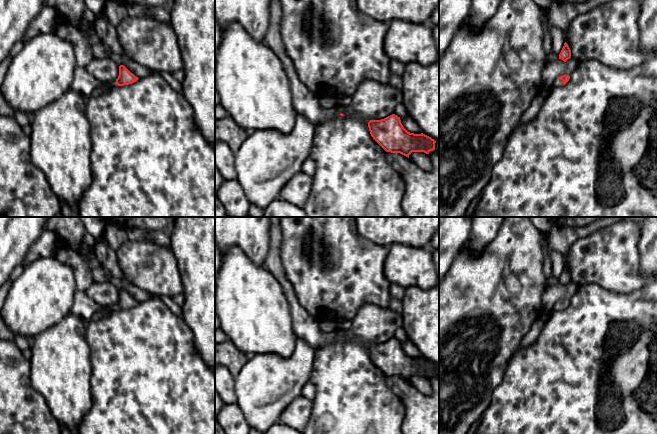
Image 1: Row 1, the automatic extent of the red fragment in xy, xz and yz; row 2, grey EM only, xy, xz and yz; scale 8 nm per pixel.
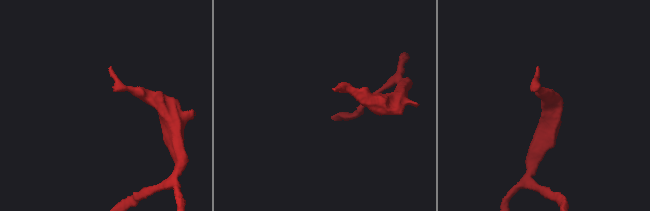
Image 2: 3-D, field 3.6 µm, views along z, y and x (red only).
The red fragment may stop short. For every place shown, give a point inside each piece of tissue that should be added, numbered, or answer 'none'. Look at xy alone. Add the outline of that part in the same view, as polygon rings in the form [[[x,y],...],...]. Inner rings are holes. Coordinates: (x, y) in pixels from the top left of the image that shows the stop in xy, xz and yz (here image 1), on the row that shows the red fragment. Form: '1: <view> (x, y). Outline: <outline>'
1: xy (84, 83). Outline: [[[77,66],[70,89],[90,98],[95,89],[104,85],[111,87],[116,85],[116,82],[102,83],[91,75],[86,68]]]

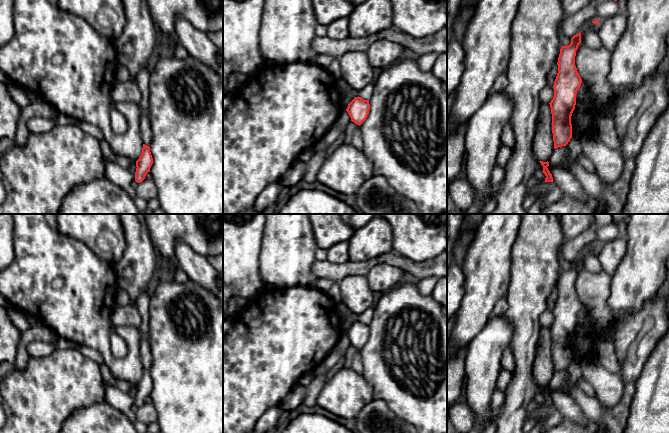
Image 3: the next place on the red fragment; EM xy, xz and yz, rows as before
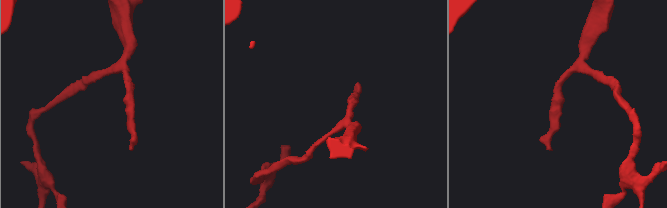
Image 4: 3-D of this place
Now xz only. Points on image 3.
none

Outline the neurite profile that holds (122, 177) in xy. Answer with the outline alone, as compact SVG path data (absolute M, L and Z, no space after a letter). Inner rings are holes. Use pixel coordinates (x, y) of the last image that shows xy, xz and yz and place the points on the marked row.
M106 157L104 158L104 162L105 177L132 195L131 184L135 181L135 173L121 167L117 162L109 161Z

